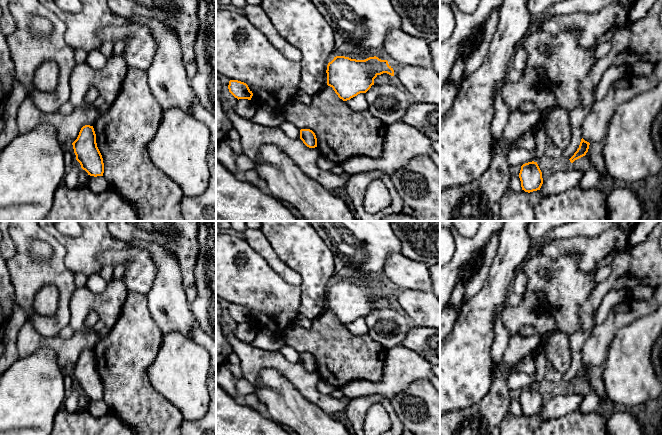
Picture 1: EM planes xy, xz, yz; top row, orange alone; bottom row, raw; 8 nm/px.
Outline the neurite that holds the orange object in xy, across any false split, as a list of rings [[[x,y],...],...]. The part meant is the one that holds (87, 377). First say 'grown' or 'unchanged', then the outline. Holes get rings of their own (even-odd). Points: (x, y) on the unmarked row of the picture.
unchanged | [[[83,350],[72,369],[76,384],[80,387],[81,392],[90,400],[103,400],[104,387],[97,371],[96,358],[93,350]]]

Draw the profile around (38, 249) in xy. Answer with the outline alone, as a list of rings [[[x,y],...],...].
[[[33,240],[29,245],[30,255],[39,261],[45,261],[52,256],[52,247],[42,240]]]

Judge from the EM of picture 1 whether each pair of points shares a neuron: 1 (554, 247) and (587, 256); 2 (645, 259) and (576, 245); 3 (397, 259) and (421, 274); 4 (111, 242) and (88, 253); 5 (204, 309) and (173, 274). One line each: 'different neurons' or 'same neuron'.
1: same neuron
2: different neurons
3: same neuron
4: same neuron
5: different neurons

